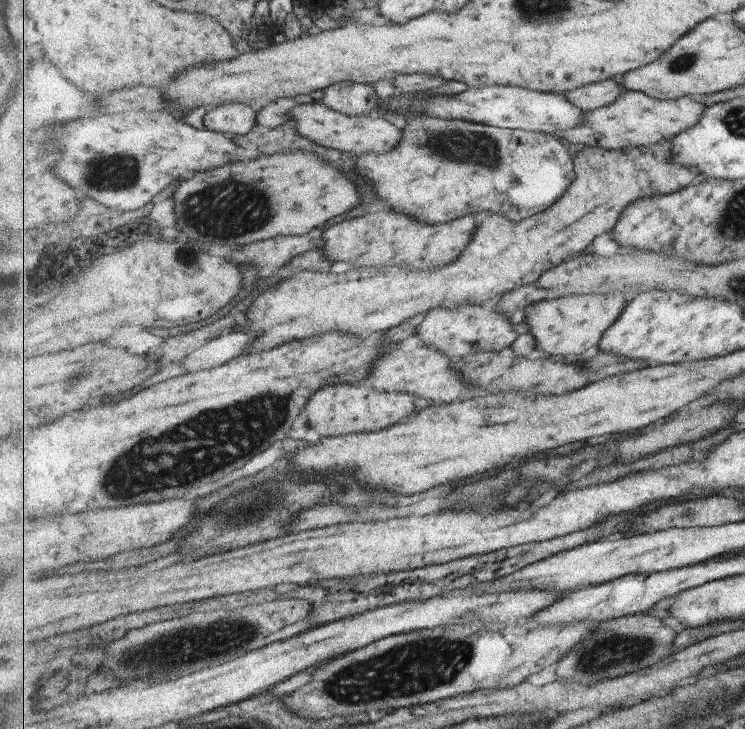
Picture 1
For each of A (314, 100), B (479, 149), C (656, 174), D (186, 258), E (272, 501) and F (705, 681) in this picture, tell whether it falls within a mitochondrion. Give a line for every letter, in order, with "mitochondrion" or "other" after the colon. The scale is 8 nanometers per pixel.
A: other
B: mitochondrion
C: other
D: mitochondrion
E: mitochondrion
F: other

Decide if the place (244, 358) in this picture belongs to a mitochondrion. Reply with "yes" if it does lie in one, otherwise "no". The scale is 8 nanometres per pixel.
no

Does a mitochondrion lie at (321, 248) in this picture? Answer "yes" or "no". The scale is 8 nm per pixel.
no

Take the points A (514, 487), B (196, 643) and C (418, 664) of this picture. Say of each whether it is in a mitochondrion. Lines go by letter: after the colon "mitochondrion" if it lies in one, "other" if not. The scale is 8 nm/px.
A: mitochondrion
B: mitochondrion
C: mitochondrion

